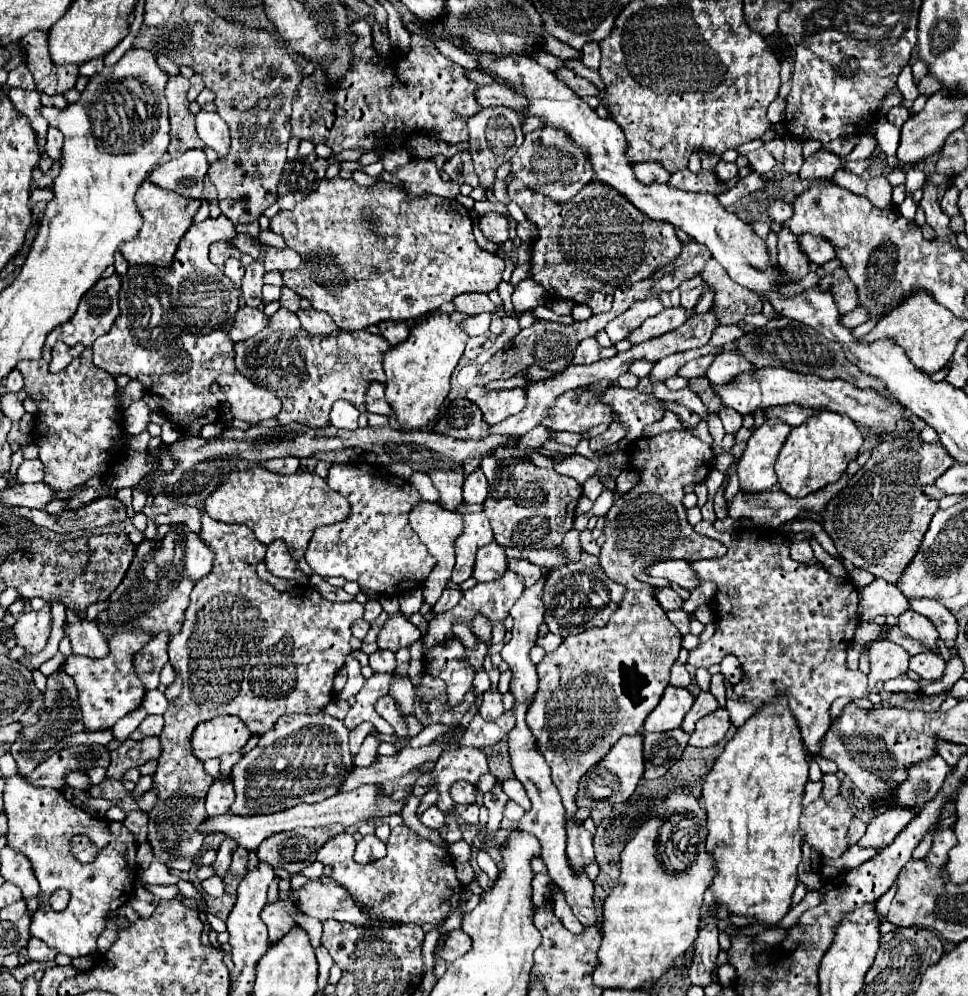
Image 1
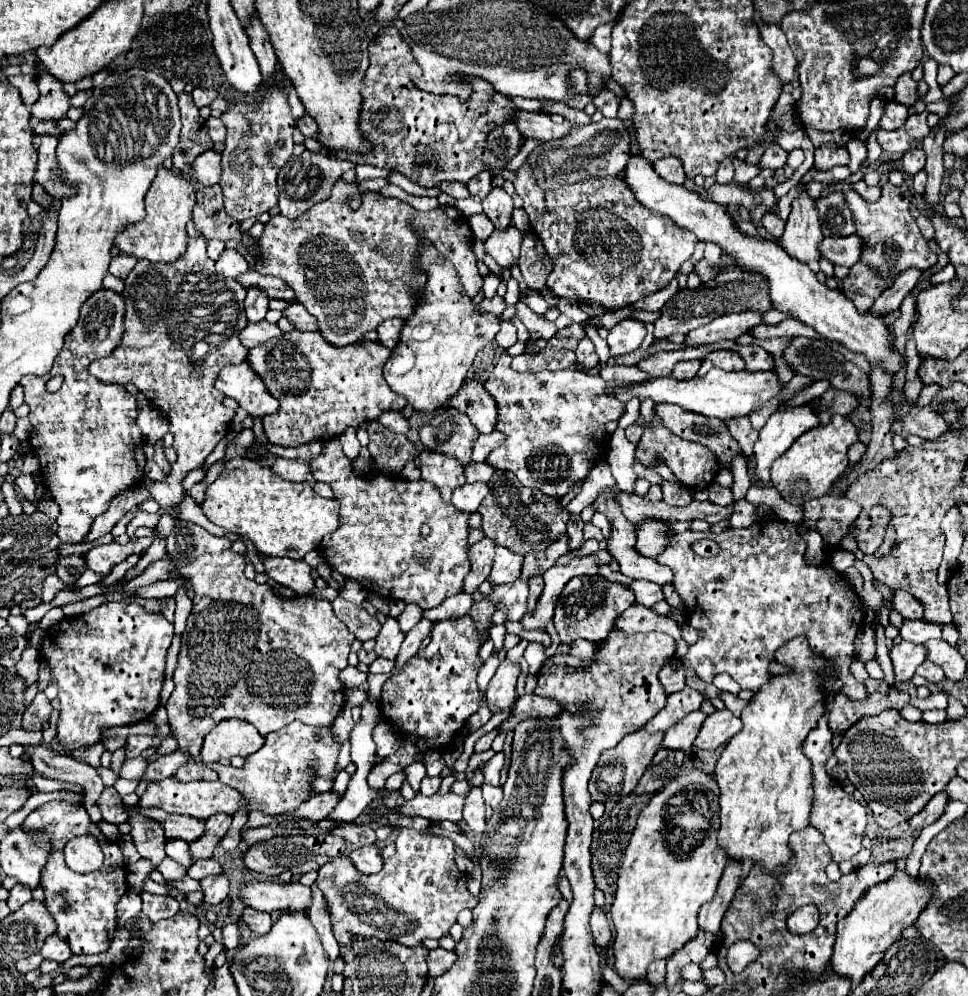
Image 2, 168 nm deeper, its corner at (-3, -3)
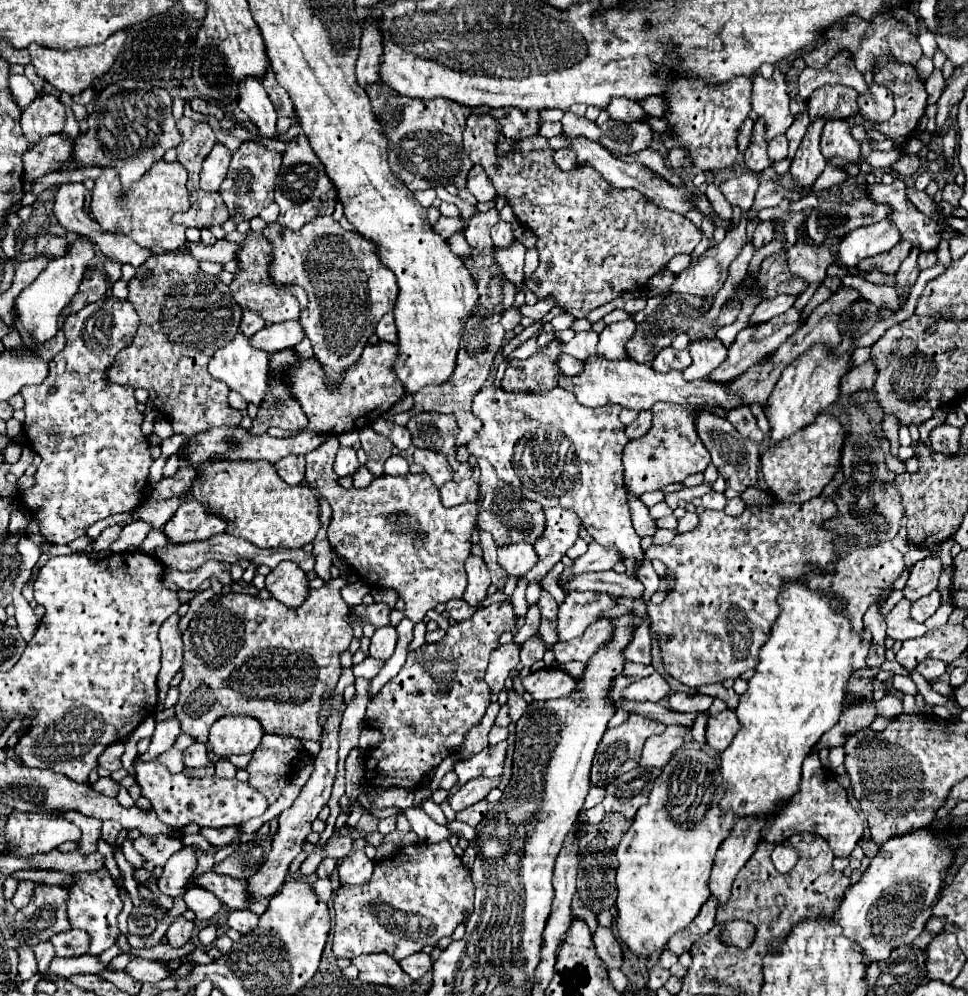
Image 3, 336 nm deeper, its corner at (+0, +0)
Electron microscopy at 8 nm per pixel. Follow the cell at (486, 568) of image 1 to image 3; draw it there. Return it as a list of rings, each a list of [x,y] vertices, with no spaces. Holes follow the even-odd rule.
[[[510,544],[498,548],[498,564],[510,574],[510,576],[524,576],[534,564],[538,562],[538,556],[532,548],[532,544]]]

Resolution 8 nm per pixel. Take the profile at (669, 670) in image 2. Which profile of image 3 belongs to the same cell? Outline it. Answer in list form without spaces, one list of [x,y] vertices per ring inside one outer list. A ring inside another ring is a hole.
[[[654,672],[634,684],[630,684],[624,692],[622,692],[622,698],[628,698],[628,700],[636,700],[636,702],[644,702],[644,700],[650,700],[650,702],[662,702],[666,696],[670,694],[670,684],[668,680]]]

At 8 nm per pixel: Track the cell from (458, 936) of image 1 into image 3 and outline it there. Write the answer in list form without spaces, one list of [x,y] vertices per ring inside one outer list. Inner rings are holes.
[[[418,952],[418,954],[412,954],[410,958],[400,960],[400,966],[402,966],[402,970],[406,970],[406,974],[410,974],[410,978],[418,980],[426,972],[430,972],[432,958],[428,954],[424,954],[424,952]]]

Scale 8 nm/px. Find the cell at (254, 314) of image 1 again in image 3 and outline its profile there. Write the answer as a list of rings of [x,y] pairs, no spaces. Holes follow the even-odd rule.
[[[280,322],[280,324],[270,324],[258,330],[258,334],[252,334],[248,340],[254,348],[264,350],[264,352],[276,352],[288,346],[296,346],[304,338],[304,330],[300,322]]]

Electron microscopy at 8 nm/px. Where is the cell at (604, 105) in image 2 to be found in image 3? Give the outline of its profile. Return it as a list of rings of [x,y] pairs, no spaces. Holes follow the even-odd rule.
[[[612,98],[610,104],[606,106],[606,112],[610,114],[610,118],[622,122],[634,122],[646,116],[646,112],[636,102],[630,102],[628,98]]]

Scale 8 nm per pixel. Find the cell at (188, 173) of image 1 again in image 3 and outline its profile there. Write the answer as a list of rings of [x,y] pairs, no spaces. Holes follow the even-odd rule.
[[[216,144],[212,152],[206,156],[206,162],[202,162],[202,190],[206,192],[218,192],[230,164],[232,152],[224,144]]]

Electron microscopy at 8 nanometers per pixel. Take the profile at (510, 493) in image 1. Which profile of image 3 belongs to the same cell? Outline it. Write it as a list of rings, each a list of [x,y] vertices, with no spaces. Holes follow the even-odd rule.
[[[478,460],[478,466],[482,470],[480,492],[484,494],[484,498],[480,502],[480,512],[478,512],[478,528],[484,532],[490,532],[496,546],[508,546],[508,544],[516,544],[516,542],[534,544],[536,538],[540,538],[542,530],[546,528],[544,508],[538,502],[528,500],[518,488],[512,488],[510,484],[502,482],[500,478],[488,480],[488,462]]]

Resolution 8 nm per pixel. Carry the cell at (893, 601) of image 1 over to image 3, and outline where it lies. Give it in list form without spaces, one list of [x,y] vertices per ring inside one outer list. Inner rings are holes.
[[[934,590],[934,592],[930,592],[928,596],[914,600],[910,614],[912,614],[912,618],[914,618],[916,622],[924,622],[926,618],[930,618],[930,616],[938,610],[938,606],[940,606],[940,592]]]

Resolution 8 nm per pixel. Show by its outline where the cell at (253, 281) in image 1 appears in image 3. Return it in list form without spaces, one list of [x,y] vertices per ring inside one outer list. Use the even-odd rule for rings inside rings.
[[[244,310],[244,318],[242,318],[242,324],[240,324],[240,330],[248,336],[252,336],[254,332],[258,332],[260,328],[264,328],[266,322],[260,318],[260,314],[254,314],[252,310]]]

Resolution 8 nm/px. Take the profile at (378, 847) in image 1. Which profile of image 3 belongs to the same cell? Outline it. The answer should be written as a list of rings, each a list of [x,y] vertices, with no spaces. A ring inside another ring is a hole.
[[[354,850],[338,866],[340,882],[364,884],[364,882],[370,880],[372,868],[374,868],[374,862],[362,850]]]

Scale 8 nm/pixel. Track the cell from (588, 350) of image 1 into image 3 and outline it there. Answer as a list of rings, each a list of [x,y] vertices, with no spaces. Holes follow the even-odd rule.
[[[594,330],[576,332],[576,336],[570,342],[566,342],[566,346],[562,348],[562,352],[570,354],[574,358],[586,360],[592,354],[596,354],[596,344],[598,344],[598,334]]]

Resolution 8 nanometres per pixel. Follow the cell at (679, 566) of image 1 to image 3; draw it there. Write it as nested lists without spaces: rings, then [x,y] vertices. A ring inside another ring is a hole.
[[[484,386],[474,396],[472,410],[484,424],[482,432],[478,432],[478,436],[468,444],[468,450],[474,458],[488,460],[498,478],[520,488],[526,498],[538,502],[542,508],[566,506],[568,510],[574,510],[580,516],[586,532],[600,546],[618,548],[622,560],[634,560],[634,574],[640,570],[644,562],[644,550],[640,548],[640,536],[632,526],[624,496],[622,450],[630,438],[624,434],[624,424],[618,420],[622,406],[606,404],[602,408],[588,408],[582,406],[574,394],[562,390],[562,386],[556,386],[546,394],[526,394],[522,390],[506,392],[502,386]]]

